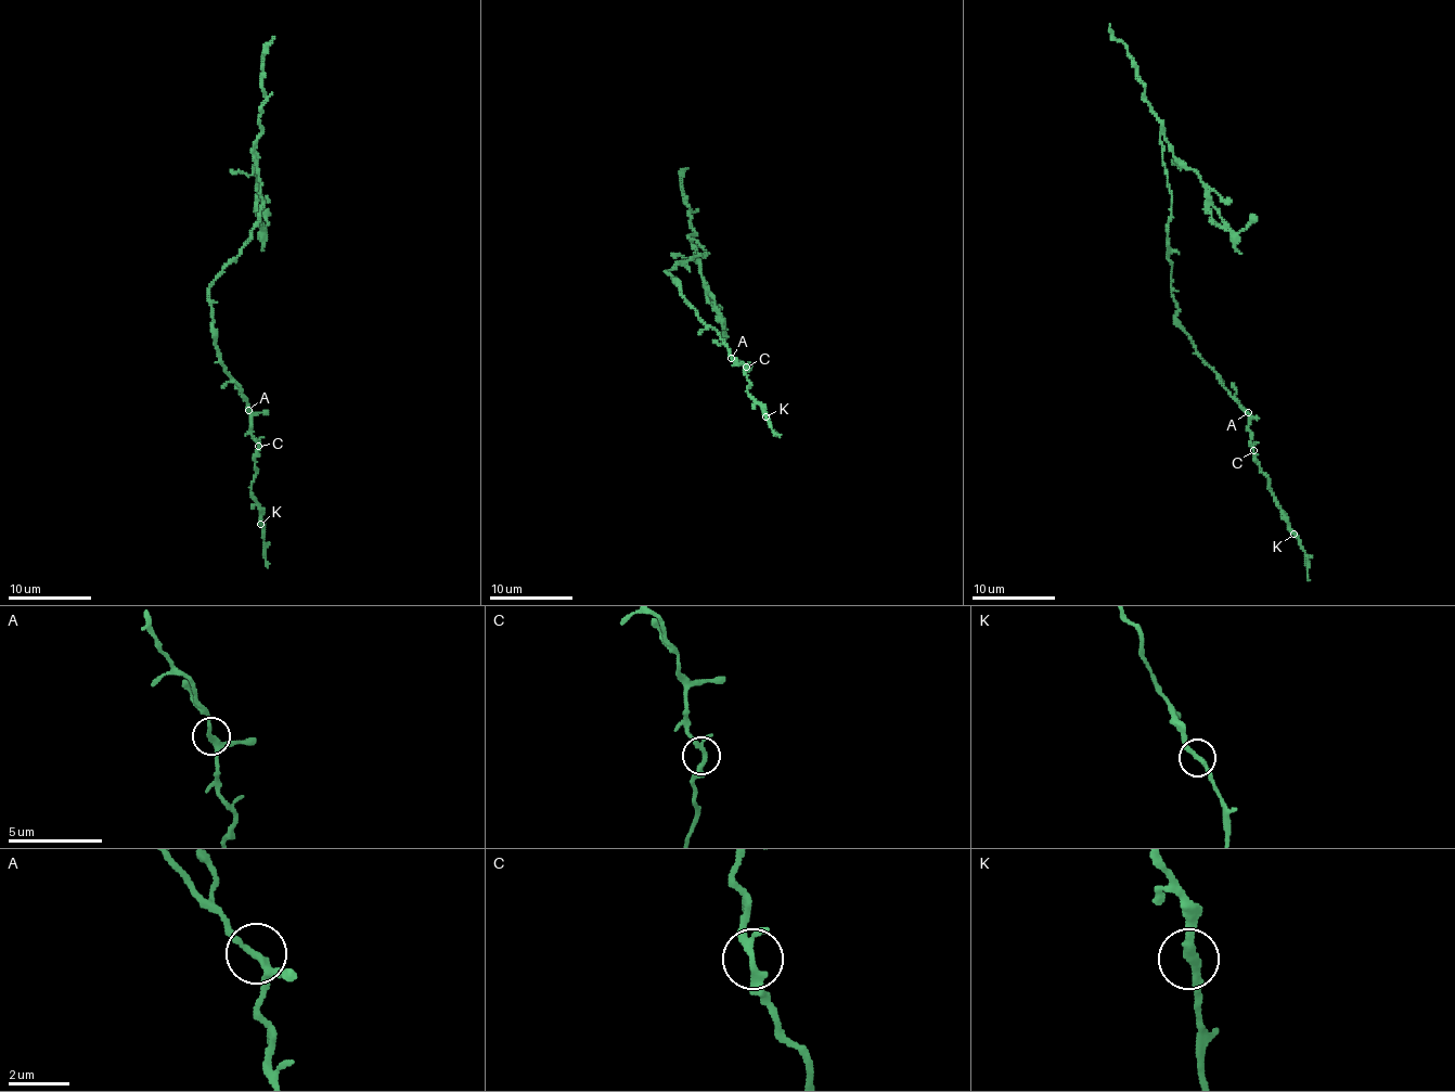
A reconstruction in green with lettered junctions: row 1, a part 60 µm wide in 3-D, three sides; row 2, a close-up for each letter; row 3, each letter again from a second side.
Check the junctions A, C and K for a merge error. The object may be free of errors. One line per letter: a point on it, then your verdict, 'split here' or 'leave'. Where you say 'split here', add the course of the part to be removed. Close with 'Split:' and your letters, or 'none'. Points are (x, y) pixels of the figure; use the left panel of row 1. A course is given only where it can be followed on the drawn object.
A: place (248, 410); split here; course (247, 409), (222, 363), (209, 284), (258, 220), (253, 150), (265, 230), (268, 209)
C: place (258, 446); leave
K: place (260, 524); leave
Split: A

